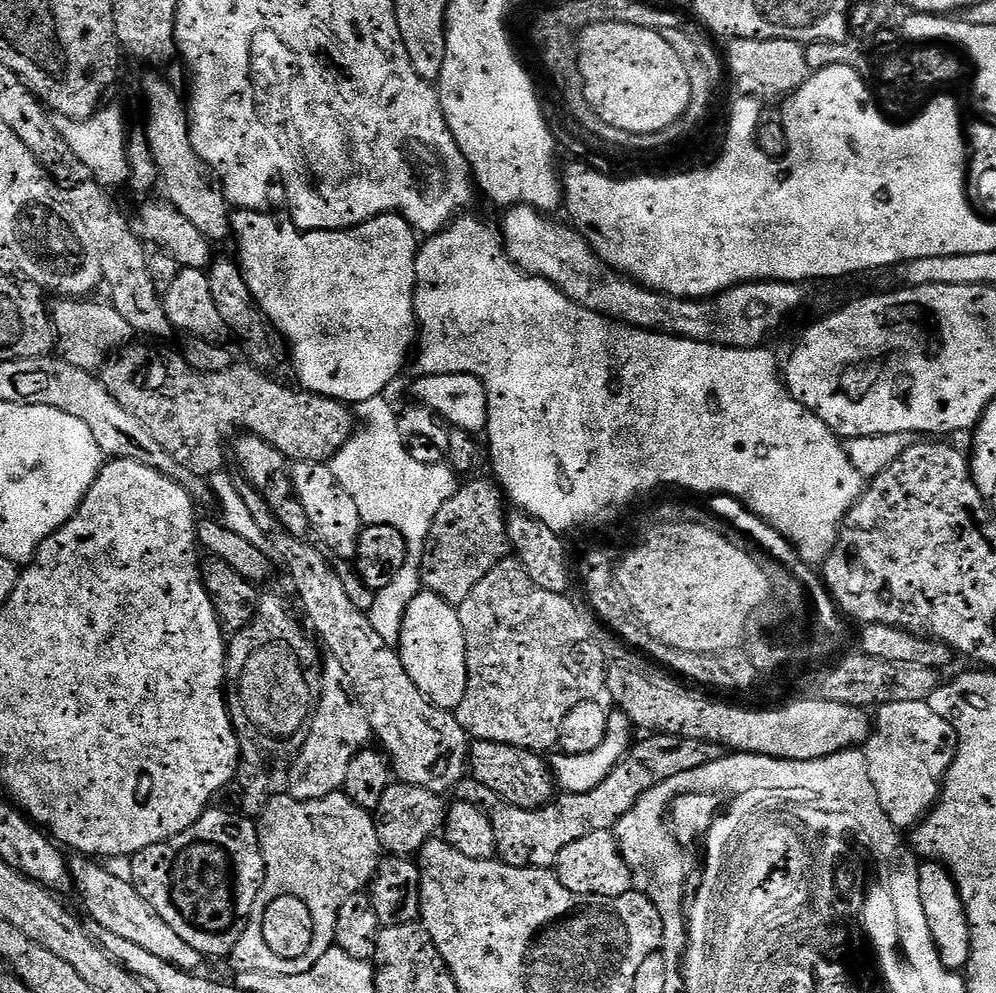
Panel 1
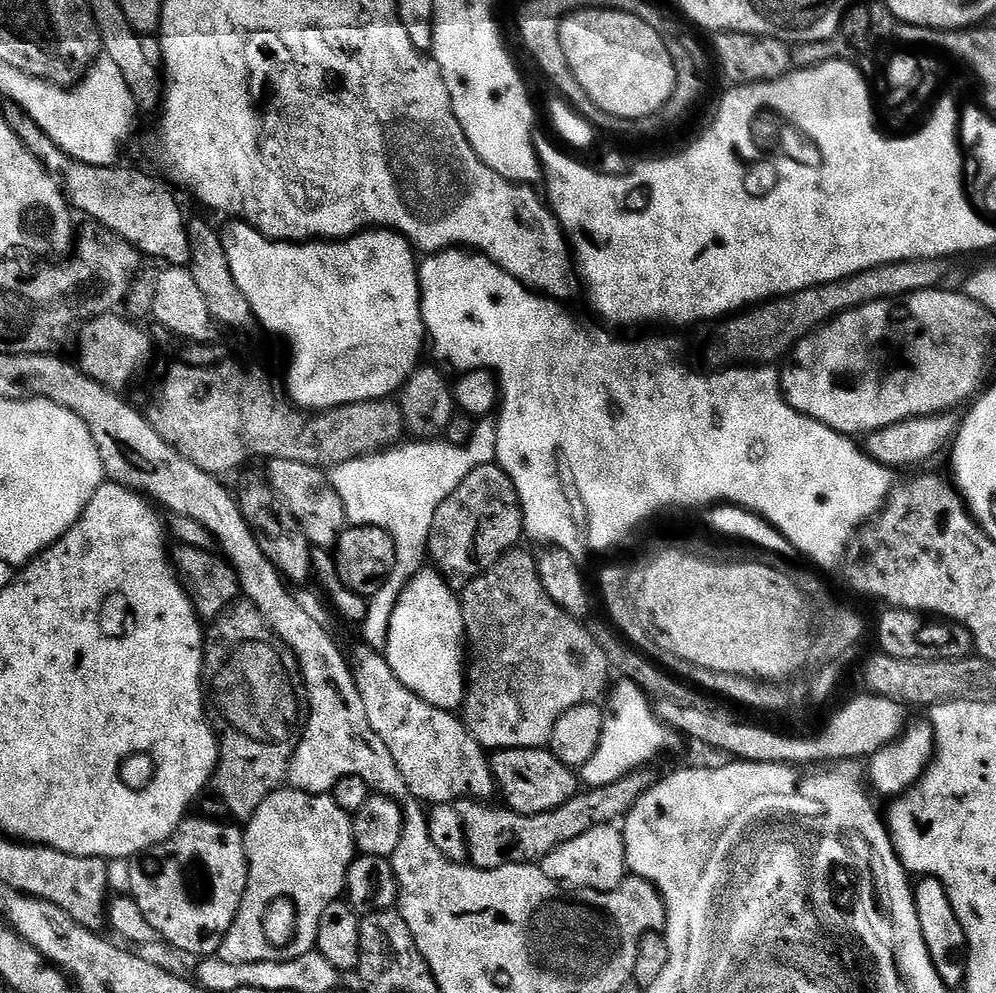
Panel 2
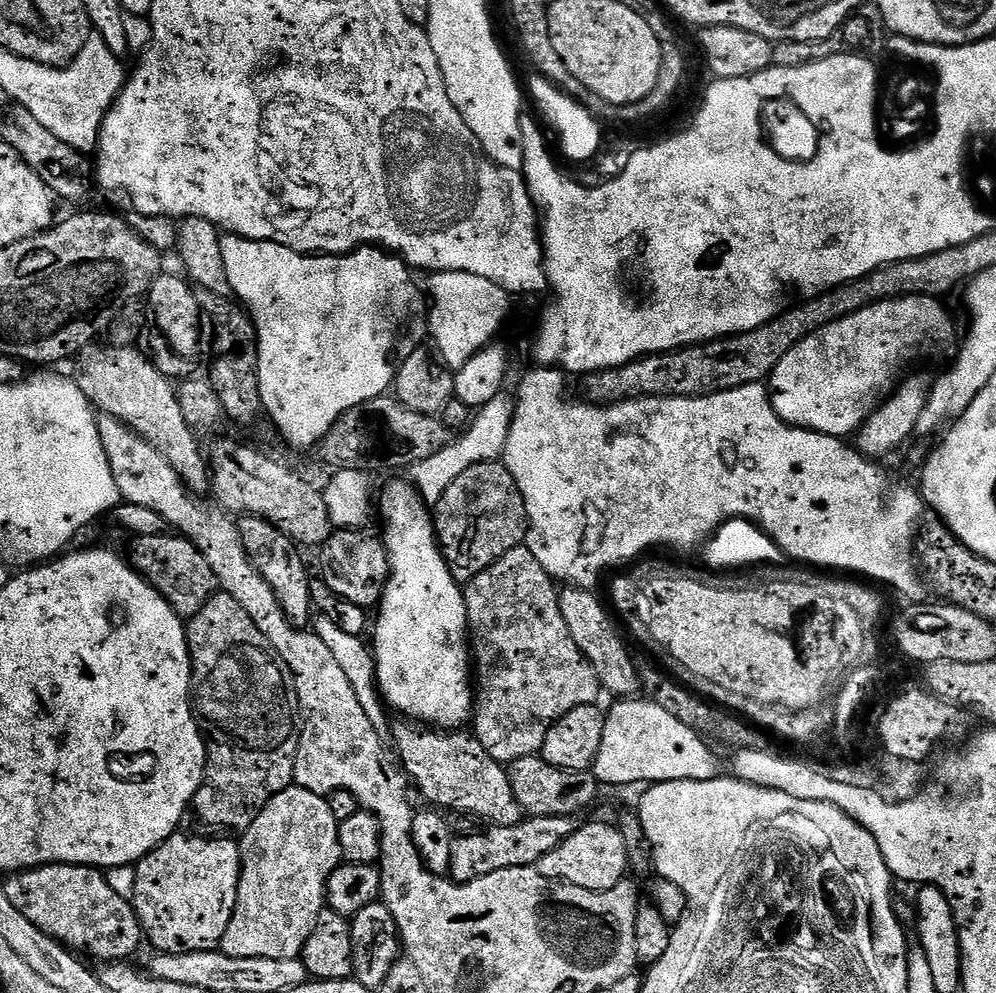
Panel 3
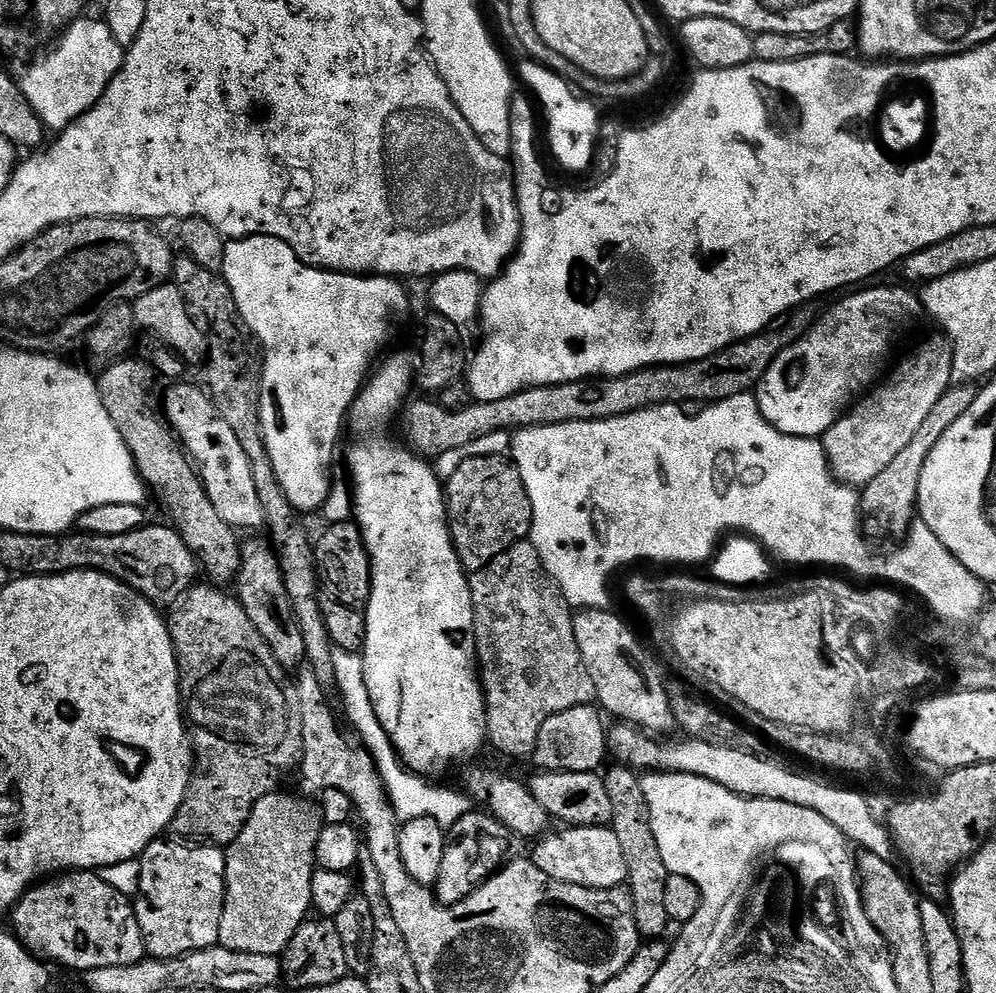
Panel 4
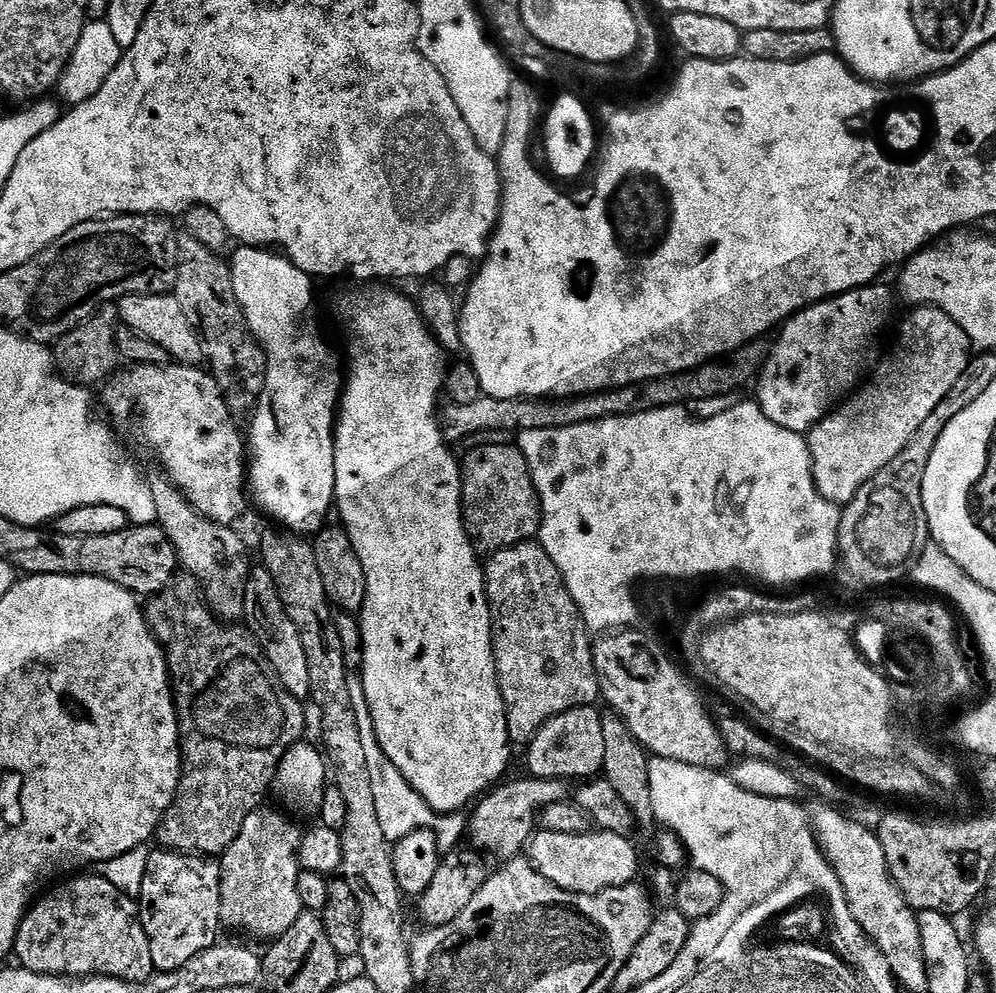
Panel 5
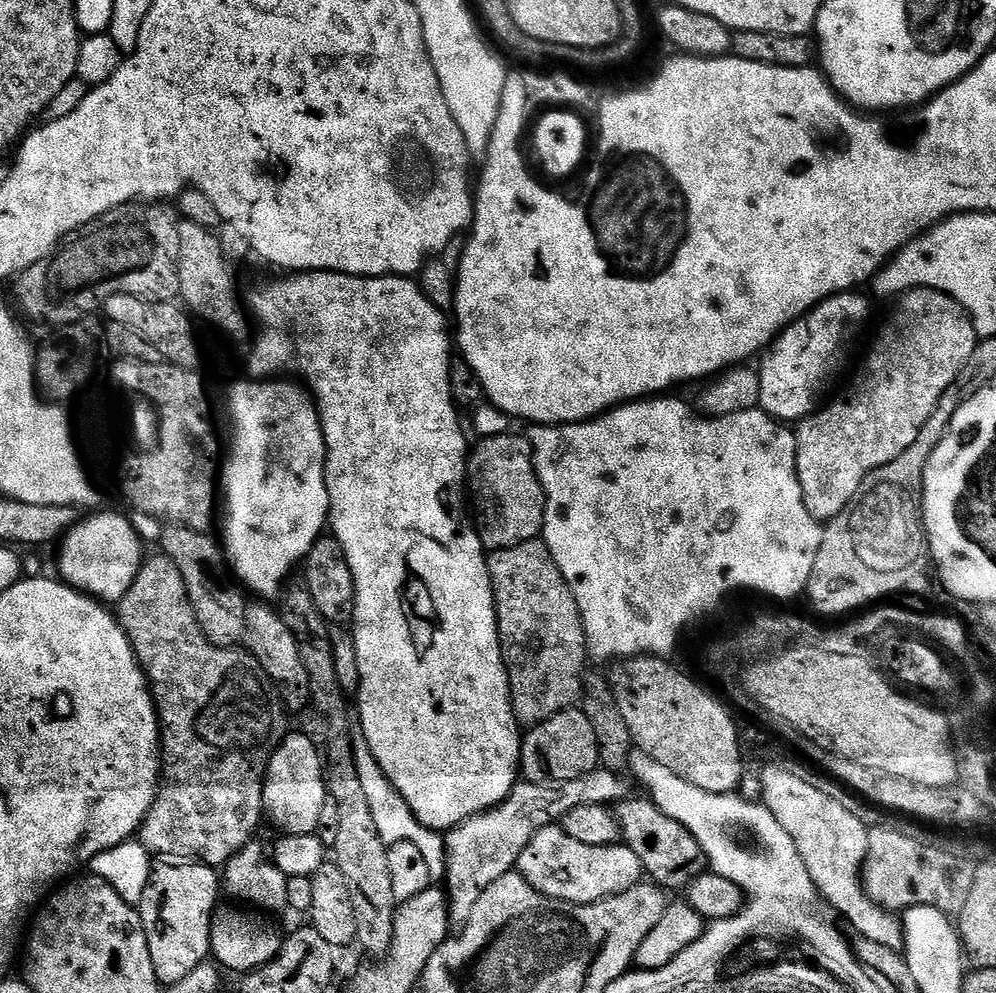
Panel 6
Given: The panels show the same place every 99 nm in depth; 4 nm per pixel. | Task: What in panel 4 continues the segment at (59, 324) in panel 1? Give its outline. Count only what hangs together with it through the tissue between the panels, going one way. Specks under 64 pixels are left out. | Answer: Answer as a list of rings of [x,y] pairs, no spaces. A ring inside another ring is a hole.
[[[139,358],[118,360],[105,368],[108,369],[98,376],[102,406],[106,406],[106,414],[114,418],[114,426],[118,426],[118,434],[122,434],[134,458],[140,479],[151,491],[153,488],[168,507],[171,523],[195,554],[203,575],[205,572],[213,585],[228,586],[240,574],[241,537],[236,537],[239,536],[237,529],[222,522],[222,514],[214,510],[214,502],[210,502],[210,494],[206,494],[196,465],[176,439],[176,433],[168,427],[164,413],[158,407],[158,392],[156,396],[152,389],[158,383],[156,373]]]

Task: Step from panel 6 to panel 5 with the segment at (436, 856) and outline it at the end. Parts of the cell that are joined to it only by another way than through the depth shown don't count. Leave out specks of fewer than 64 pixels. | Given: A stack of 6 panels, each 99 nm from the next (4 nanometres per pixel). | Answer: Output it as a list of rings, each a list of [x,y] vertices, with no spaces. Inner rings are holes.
[[[352,678],[348,681],[350,688],[350,703],[354,706],[354,719],[358,722],[358,735],[362,737],[362,746],[366,753],[366,767],[370,769],[370,787],[374,794],[374,803],[378,810],[378,822],[382,826],[382,834],[389,842],[395,842],[406,838],[406,834],[414,834],[414,830],[426,830],[432,832],[438,842],[441,853],[447,854],[457,847],[456,844],[466,836],[468,816],[463,811],[441,814],[434,811],[427,802],[402,778],[398,766],[386,758],[378,738],[374,734],[374,722],[370,718],[370,710],[364,693],[364,681],[360,678]]]

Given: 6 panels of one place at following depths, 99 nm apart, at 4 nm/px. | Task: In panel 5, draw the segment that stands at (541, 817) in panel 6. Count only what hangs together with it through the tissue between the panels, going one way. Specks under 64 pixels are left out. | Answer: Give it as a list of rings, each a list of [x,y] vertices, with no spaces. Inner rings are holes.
[[[509,779],[493,787],[491,791],[475,801],[468,816],[466,836],[469,841],[472,839],[471,847],[477,853],[489,852],[490,855],[497,856],[500,862],[517,859],[527,849],[537,831],[541,808],[546,807],[547,804],[558,804],[569,799],[569,781],[523,779],[512,781]]]

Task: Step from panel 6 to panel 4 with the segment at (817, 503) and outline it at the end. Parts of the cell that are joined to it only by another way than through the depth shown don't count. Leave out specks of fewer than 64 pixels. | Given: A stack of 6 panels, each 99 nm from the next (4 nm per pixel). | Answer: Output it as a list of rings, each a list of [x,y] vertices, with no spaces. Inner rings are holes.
[[[947,339],[928,340],[917,352],[912,352],[892,373],[887,373],[883,382],[877,383],[863,398],[857,399],[852,407],[840,417],[839,422],[830,426],[830,430],[822,437],[824,453],[828,459],[828,464],[832,468],[832,475],[842,484],[853,486],[863,486],[869,484],[890,462],[894,462],[894,457],[906,450],[910,446],[910,438],[920,427],[922,421],[930,415],[930,410],[938,406],[938,398],[946,394],[949,388],[953,387],[952,378],[952,345]]]

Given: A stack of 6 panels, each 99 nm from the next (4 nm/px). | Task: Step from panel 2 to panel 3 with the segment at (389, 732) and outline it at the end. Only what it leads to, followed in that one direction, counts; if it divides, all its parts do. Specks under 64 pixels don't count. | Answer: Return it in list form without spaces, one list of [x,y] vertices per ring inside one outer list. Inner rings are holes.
[[[396,723],[391,725],[390,736],[396,739],[395,755],[409,781],[415,787],[417,784],[430,799],[437,800],[441,809],[449,813],[467,814],[492,826],[514,826],[525,819],[524,807],[518,802],[510,786],[508,768],[490,758],[490,754],[486,754],[486,746],[482,746],[475,735],[468,733],[467,736],[467,731],[464,730],[425,730],[420,726],[412,727],[416,728]]]

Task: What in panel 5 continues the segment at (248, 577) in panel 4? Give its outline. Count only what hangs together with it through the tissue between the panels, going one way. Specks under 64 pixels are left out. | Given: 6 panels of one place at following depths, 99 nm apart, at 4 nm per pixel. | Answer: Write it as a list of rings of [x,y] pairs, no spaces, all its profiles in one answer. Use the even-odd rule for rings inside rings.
[[[262,566],[253,567],[248,573],[242,624],[259,642],[260,649],[266,654],[281,686],[294,699],[307,701],[310,697],[310,669],[306,663],[302,638],[298,638],[298,626],[290,622],[290,614],[286,614],[286,606],[282,606],[282,598],[278,598],[274,578],[270,578],[270,574]]]

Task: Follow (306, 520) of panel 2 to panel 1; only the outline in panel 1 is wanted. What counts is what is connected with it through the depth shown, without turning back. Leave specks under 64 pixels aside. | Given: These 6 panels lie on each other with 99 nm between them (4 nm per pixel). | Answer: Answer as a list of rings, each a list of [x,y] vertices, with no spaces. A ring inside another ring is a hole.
[[[295,462],[290,471],[292,489],[300,499],[301,513],[305,517],[308,515],[313,530],[320,535],[319,543],[338,558],[355,561],[360,529],[365,527],[365,524],[359,516],[357,503],[350,498],[349,491],[338,482],[328,464]]]

